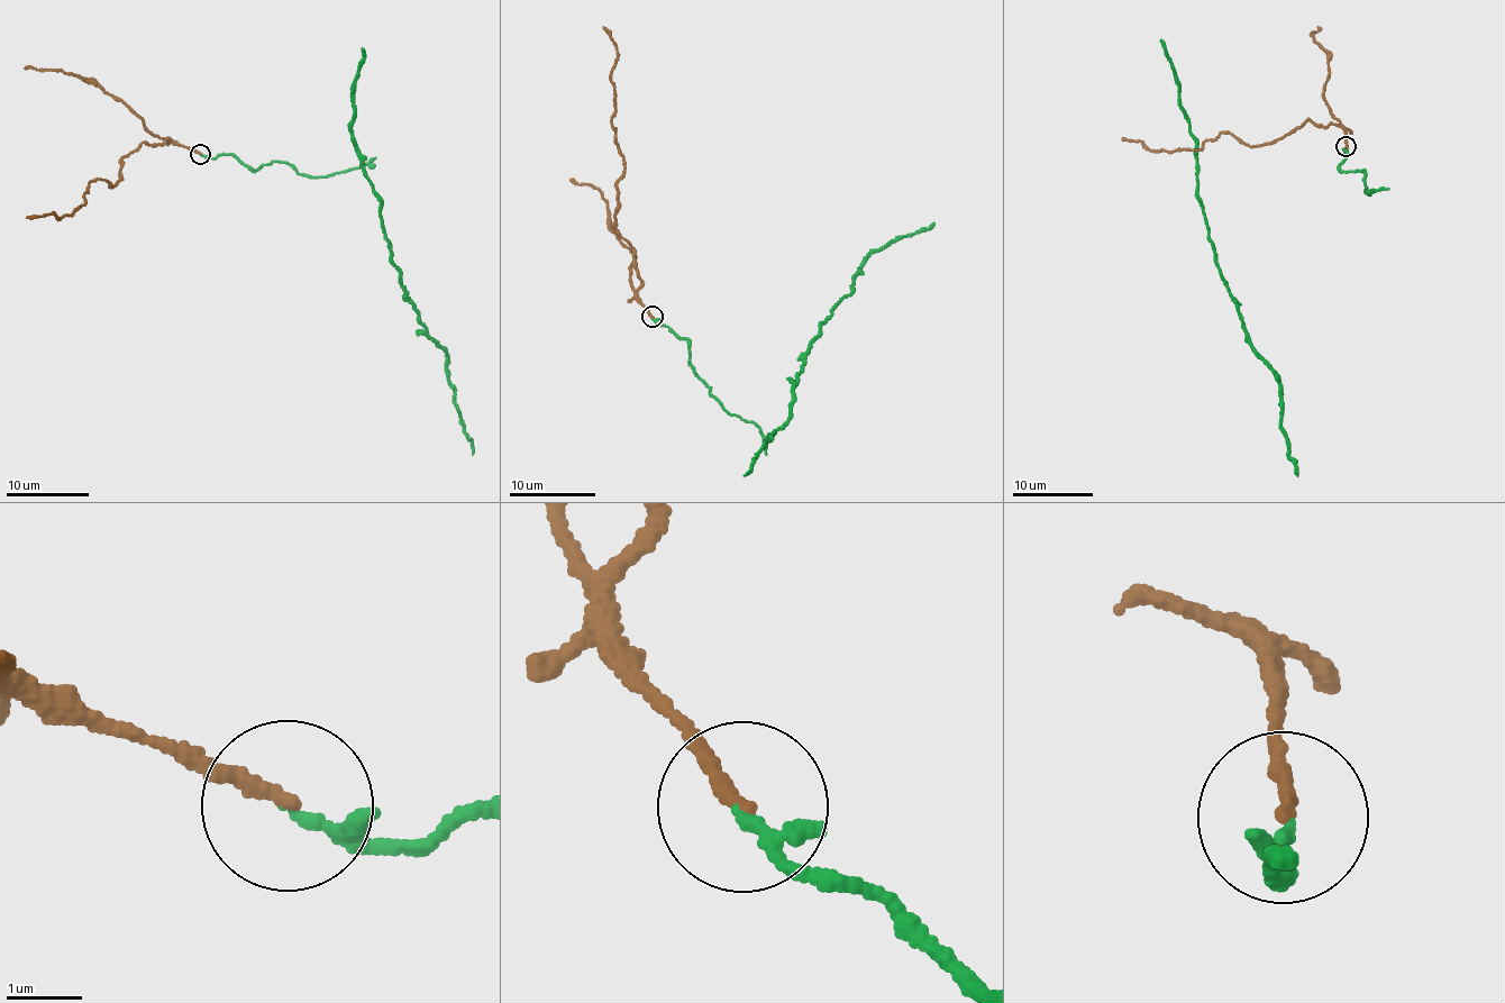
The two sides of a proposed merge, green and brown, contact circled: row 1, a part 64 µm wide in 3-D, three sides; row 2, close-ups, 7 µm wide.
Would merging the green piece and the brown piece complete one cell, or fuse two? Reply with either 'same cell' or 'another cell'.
same cell

